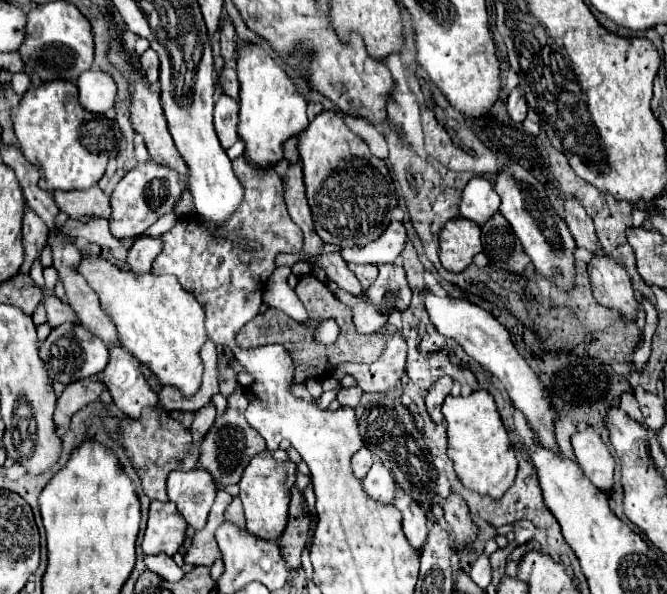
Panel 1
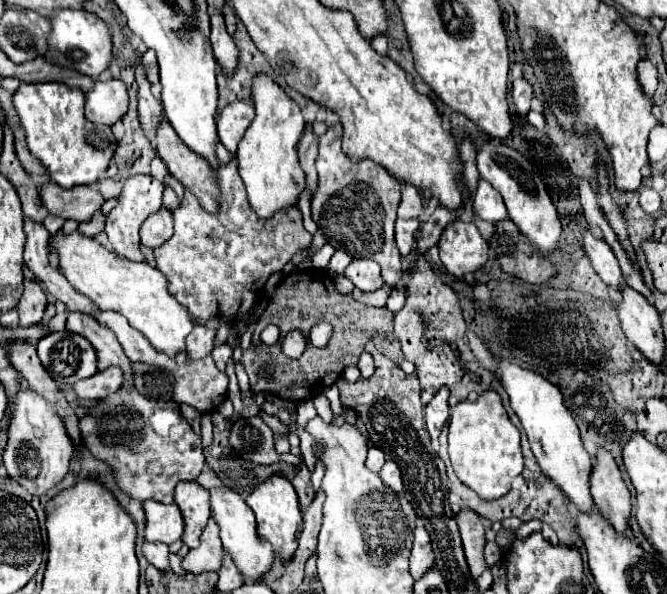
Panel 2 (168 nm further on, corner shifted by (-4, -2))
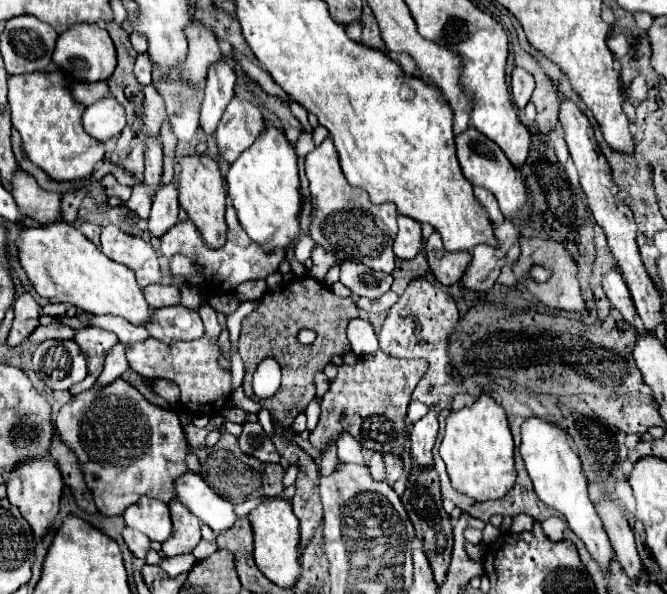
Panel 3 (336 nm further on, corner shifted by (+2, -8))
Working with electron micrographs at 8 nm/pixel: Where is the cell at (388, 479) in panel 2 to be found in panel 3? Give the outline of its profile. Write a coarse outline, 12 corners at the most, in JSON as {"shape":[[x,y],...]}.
{"shape":[[386,453],[386,483],[398,487],[408,473],[400,465],[400,457]]}

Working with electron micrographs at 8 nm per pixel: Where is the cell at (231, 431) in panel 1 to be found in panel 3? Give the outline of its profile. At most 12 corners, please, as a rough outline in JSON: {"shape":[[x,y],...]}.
{"shape":[[244,423],[238,437],[242,453],[264,463],[280,455],[260,423]]}

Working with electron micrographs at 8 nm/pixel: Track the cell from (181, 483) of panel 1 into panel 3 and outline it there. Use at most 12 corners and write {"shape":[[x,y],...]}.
{"shape":[[178,499],[168,503],[172,537],[166,557],[192,553],[202,521]]}

